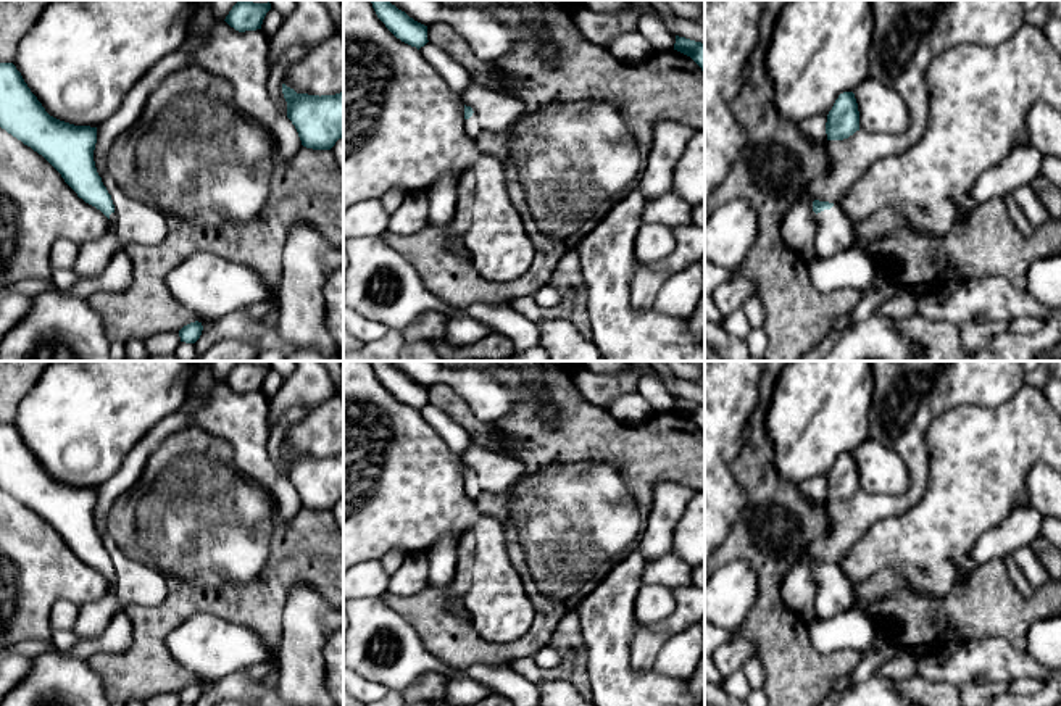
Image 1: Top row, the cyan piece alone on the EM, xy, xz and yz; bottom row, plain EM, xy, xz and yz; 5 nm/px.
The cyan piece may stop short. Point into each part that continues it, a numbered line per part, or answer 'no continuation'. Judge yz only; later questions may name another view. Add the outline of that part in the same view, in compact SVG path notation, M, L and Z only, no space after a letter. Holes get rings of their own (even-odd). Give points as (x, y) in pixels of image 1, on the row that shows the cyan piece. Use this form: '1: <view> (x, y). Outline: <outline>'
1: yz (836, 234). Outline: M838 203L818 213L816 219L814 256L818 258L830 258L856 245L872 256L890 256L911 250L917 243L916 237L906 229L863 243L853 229L851 219L842 213Z

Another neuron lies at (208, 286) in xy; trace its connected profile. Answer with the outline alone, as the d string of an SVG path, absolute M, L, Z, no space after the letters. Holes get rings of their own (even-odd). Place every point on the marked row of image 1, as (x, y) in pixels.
M197 253L166 276L171 295L202 321L268 300L268 289L248 266L216 253Z

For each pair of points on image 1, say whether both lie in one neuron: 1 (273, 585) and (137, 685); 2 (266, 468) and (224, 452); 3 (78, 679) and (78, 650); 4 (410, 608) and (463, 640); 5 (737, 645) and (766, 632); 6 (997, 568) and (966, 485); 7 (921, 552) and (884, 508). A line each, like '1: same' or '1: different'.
1: same
2: different
3: different
4: same
5: different
6: different
7: different

